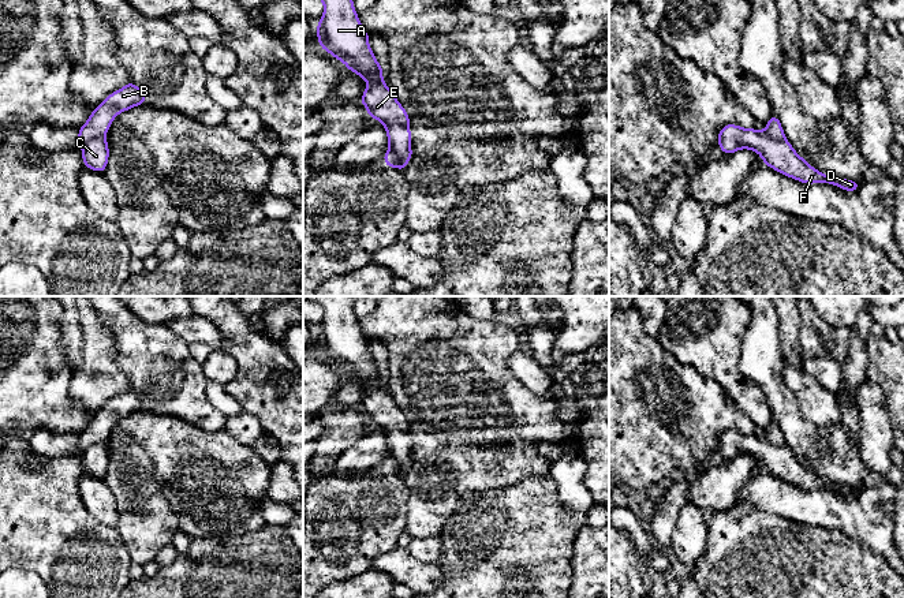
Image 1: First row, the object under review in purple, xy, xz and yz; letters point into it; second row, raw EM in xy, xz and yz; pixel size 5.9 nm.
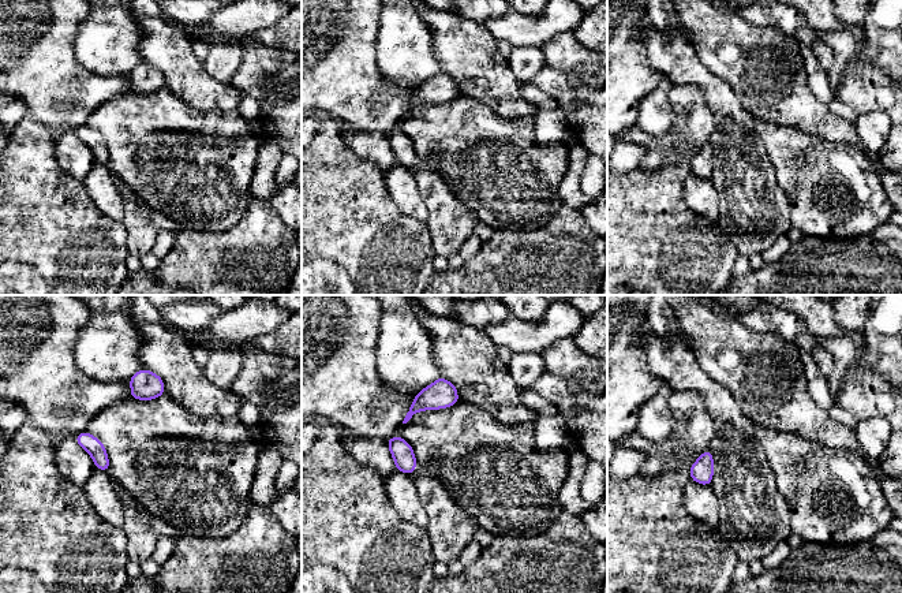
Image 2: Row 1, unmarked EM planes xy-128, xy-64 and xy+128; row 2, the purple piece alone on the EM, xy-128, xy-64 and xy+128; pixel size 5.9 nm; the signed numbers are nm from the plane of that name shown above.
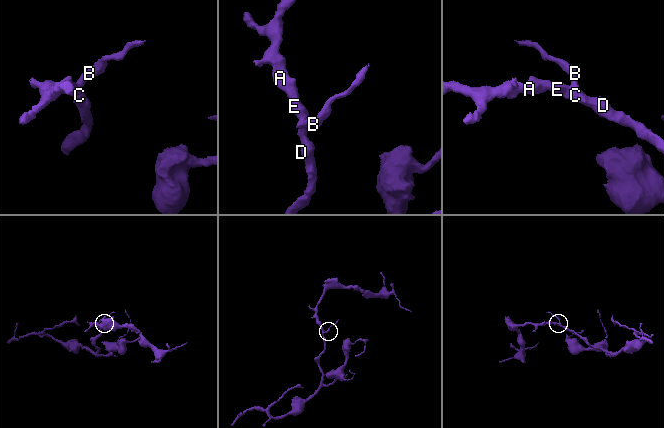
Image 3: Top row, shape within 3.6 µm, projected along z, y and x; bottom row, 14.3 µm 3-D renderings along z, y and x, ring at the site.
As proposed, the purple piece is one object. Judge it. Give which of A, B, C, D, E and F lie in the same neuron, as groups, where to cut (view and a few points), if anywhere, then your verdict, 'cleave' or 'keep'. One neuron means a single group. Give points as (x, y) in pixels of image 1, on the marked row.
A C D E F / B | xy (103, 135), (90, 138), (82, 146) | cleave

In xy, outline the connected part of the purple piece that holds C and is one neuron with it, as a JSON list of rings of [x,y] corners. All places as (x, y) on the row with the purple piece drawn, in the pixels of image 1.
[[[104,137],[90,139],[82,146],[82,160],[86,168],[104,172],[108,165],[109,149]]]

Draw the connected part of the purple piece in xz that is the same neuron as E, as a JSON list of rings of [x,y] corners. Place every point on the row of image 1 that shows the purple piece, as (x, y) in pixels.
[[[352,0],[321,1],[324,15],[317,23],[317,42],[367,82],[361,102],[370,119],[384,124],[389,149],[399,161],[396,168],[404,171],[412,157],[410,116],[382,79],[384,68],[369,46],[369,34],[359,22]]]

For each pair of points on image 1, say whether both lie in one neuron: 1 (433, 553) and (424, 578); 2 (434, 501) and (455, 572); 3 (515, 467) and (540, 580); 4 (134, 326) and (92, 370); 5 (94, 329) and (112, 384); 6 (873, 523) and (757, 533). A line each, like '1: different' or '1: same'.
1: different
2: different
3: different
4: different
5: same
6: different

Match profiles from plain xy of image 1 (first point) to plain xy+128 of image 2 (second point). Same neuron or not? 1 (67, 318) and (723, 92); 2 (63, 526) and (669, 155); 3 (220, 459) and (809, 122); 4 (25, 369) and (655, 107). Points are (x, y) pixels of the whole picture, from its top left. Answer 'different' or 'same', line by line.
1: same
2: different
3: different
4: different

